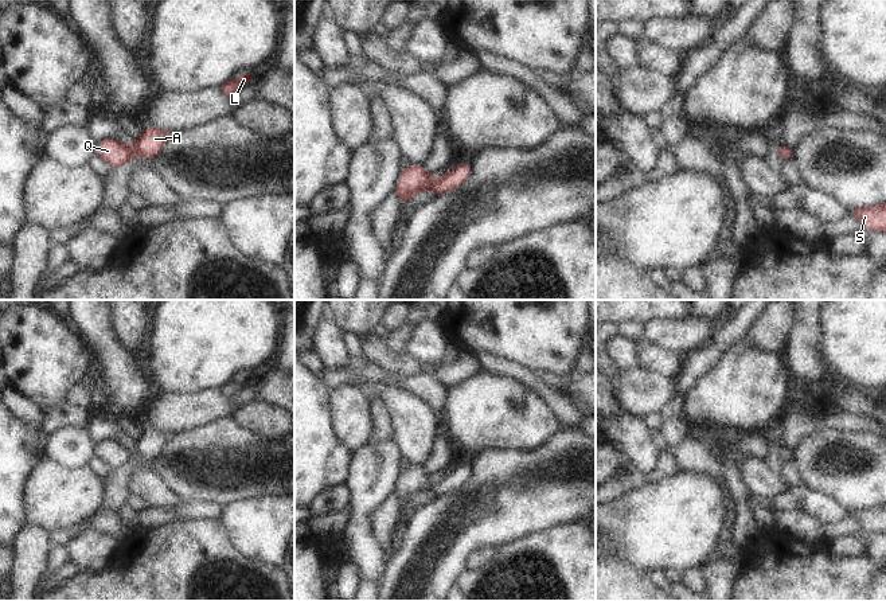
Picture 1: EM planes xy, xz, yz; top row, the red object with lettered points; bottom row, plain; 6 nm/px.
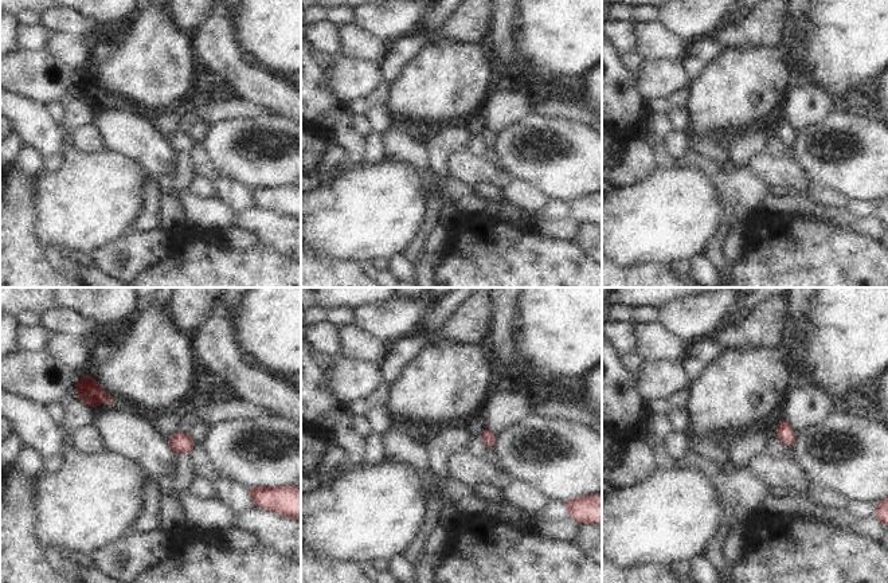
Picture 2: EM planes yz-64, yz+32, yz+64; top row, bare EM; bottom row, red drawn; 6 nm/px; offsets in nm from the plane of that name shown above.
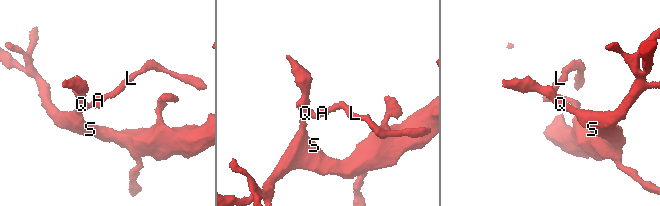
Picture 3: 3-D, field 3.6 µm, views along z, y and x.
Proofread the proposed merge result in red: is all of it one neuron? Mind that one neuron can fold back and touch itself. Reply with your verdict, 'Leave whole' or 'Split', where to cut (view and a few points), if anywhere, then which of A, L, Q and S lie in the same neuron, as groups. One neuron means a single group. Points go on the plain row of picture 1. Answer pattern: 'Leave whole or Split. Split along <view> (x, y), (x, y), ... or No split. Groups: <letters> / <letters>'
Leave whole. No split. Groups: A L Q S.

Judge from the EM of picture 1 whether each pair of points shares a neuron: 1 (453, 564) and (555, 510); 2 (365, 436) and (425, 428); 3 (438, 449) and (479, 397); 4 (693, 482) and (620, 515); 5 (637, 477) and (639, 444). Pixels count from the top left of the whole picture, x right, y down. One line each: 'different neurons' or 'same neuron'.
1: same neuron
2: different neurons
3: different neurons
4: same neuron
5: different neurons

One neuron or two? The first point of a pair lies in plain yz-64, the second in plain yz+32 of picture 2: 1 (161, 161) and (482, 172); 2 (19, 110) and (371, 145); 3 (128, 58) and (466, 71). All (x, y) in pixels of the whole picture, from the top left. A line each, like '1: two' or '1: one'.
1: one
2: two
3: one

